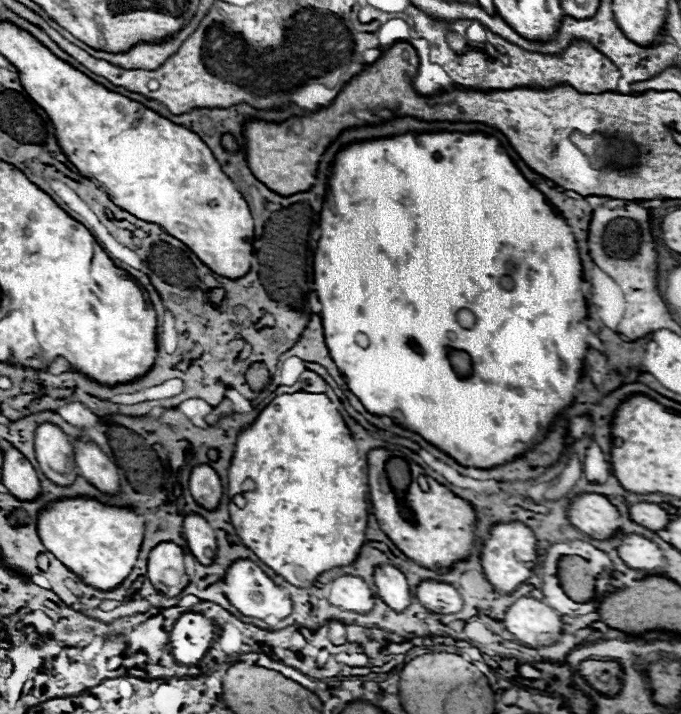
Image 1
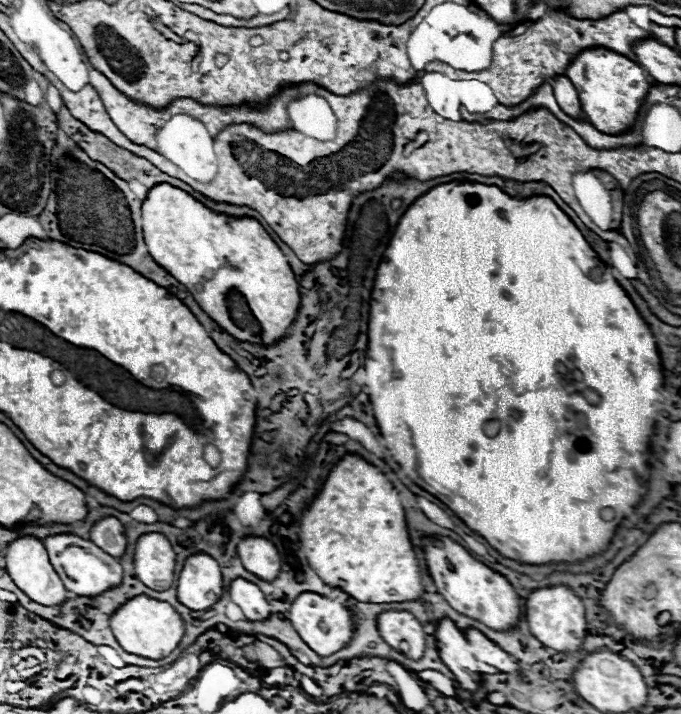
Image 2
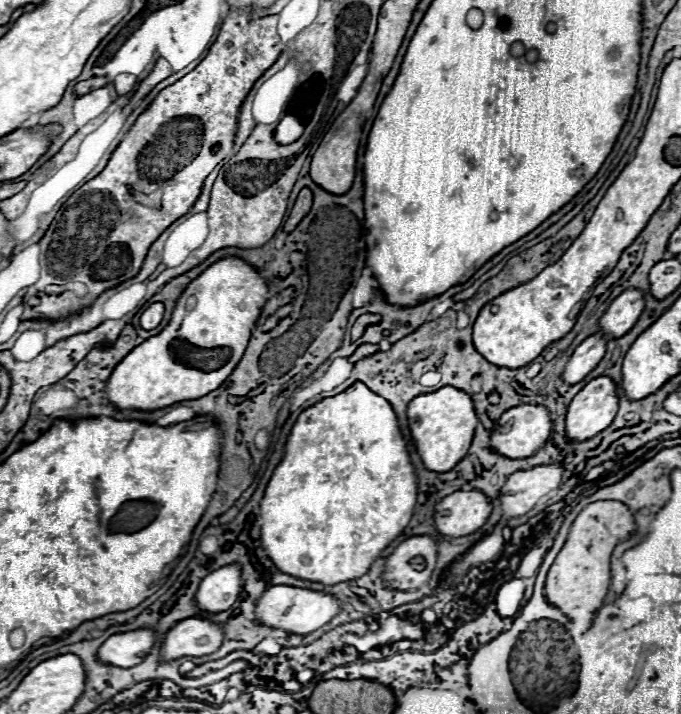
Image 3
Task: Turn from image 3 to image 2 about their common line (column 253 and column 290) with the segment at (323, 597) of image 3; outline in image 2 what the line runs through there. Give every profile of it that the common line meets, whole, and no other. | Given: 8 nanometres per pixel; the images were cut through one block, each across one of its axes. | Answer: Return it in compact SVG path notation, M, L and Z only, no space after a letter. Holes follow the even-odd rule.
M304 592L300 594L290 610L290 620L296 628L296 632L300 634L300 638L318 654L318 656L330 656L338 650L342 650L344 646L348 646L348 642L352 640L354 634L354 622L352 622L352 614L346 606L338 604L332 598L314 594L314 592Z

